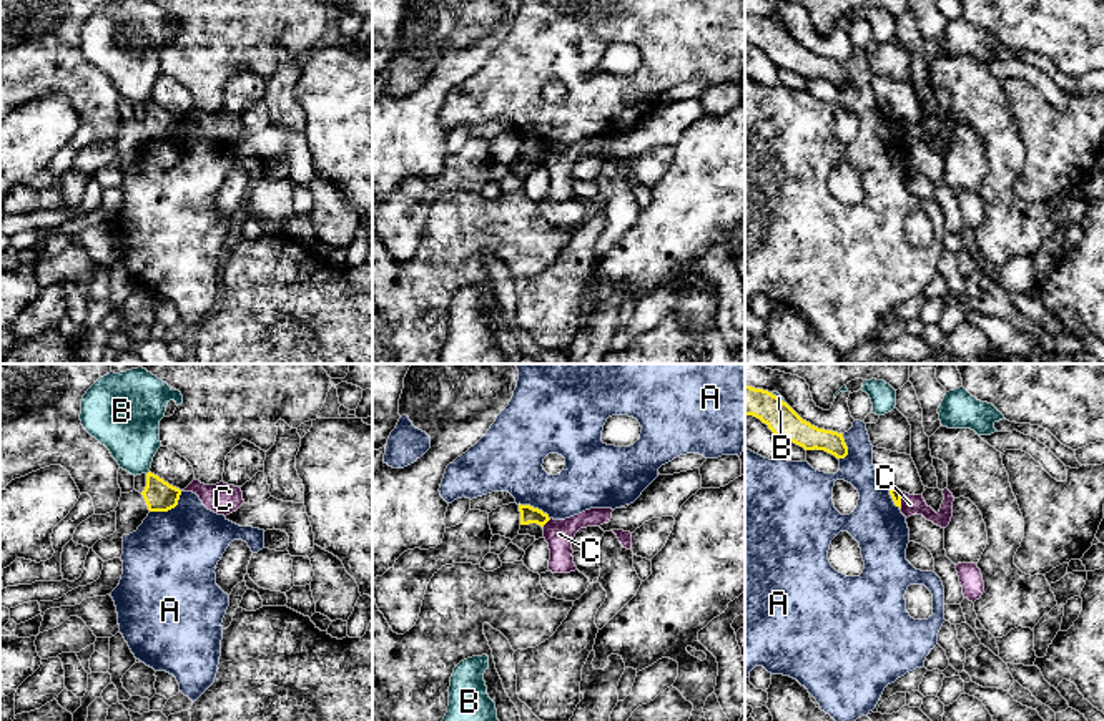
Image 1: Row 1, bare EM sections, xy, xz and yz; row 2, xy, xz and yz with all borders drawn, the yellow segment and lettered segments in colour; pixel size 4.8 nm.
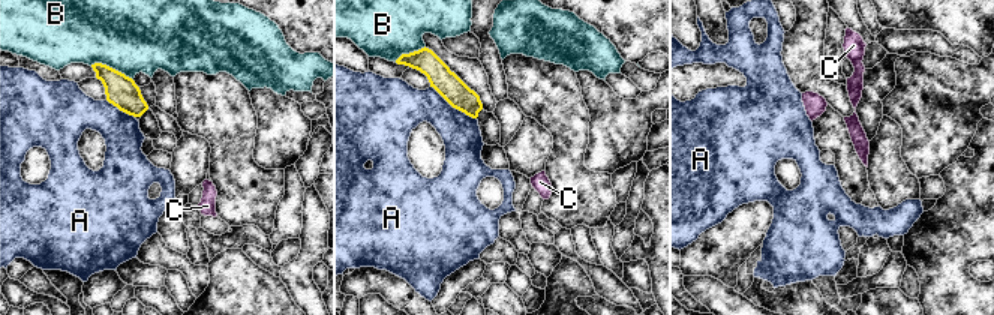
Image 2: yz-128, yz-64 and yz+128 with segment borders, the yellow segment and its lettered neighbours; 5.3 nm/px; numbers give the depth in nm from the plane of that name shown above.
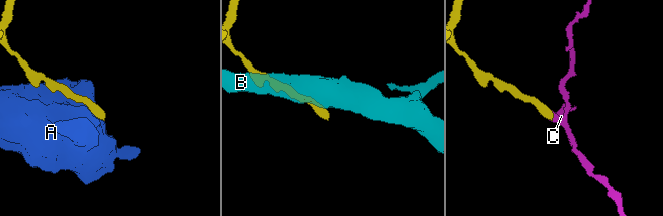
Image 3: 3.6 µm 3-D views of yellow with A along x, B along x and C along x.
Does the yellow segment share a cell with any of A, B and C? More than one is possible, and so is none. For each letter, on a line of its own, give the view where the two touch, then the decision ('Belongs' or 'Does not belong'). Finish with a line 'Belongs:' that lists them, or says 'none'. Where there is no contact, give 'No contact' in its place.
A: Touches yellow in xy. Does not belong
B: Touches yellow in yz. Does not belong
C: Touches yellow in yz. Does not belong
Belongs: none

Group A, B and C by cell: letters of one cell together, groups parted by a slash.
A / B / C

